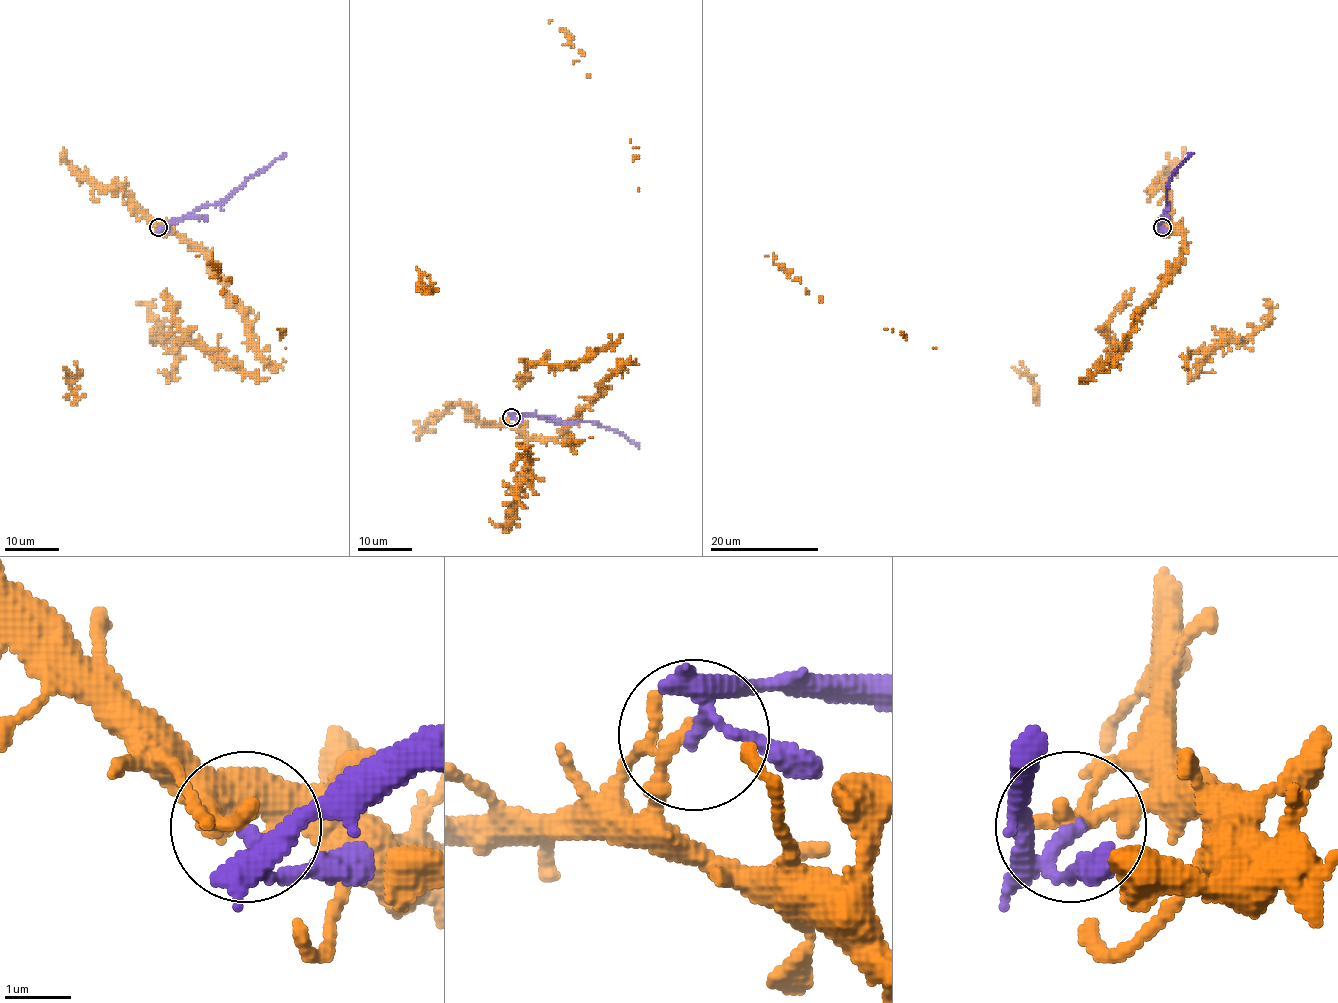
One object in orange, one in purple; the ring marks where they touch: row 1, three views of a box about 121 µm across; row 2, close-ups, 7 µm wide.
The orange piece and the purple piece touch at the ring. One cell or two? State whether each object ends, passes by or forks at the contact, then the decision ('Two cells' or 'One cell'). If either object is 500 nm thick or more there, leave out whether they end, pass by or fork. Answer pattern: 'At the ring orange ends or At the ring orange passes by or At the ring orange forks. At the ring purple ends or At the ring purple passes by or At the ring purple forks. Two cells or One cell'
At the ring orange passes by. At the ring purple forks. Two cells

